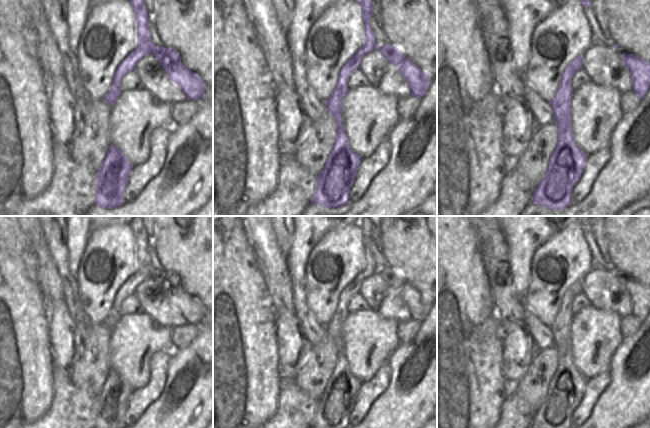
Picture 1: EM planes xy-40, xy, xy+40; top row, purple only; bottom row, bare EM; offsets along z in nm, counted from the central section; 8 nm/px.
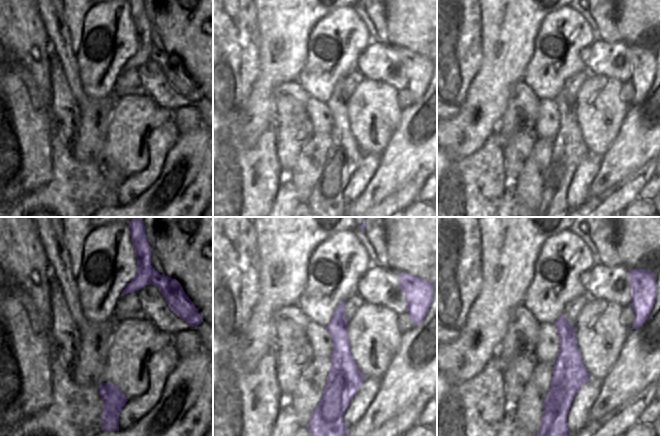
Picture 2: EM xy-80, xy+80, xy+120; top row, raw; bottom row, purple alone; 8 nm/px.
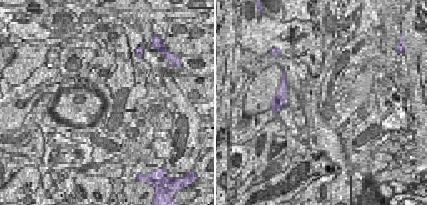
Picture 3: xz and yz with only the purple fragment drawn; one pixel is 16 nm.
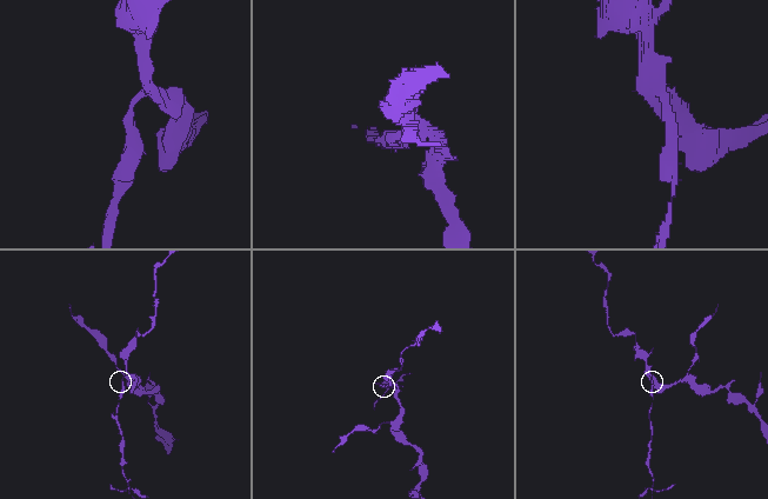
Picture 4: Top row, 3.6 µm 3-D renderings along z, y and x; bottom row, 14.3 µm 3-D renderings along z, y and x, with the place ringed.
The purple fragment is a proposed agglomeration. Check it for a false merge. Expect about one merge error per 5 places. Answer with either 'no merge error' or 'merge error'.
no merge error

